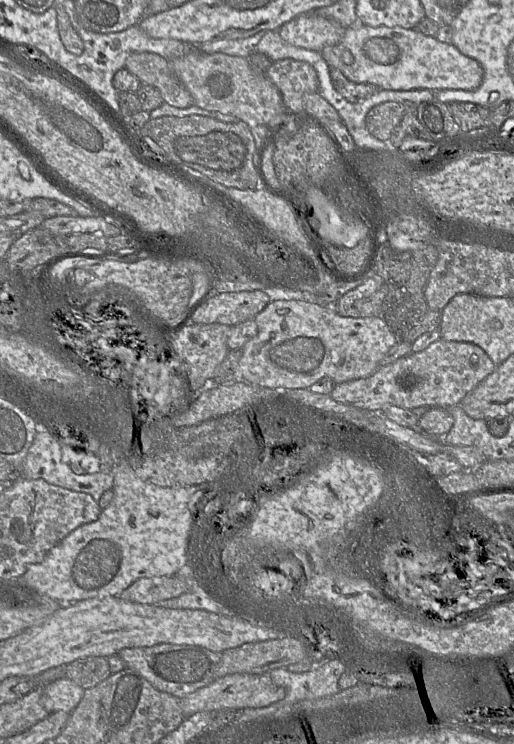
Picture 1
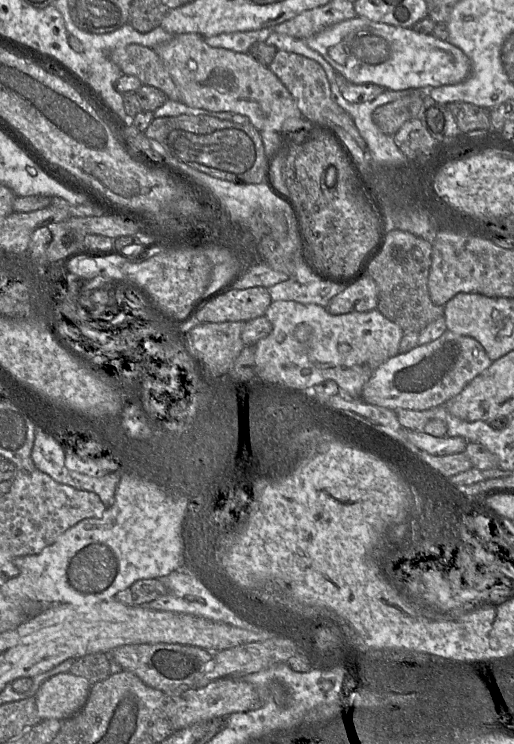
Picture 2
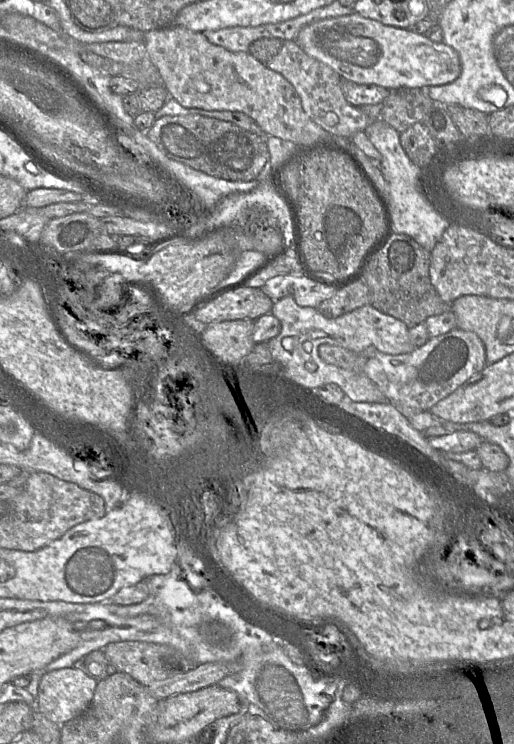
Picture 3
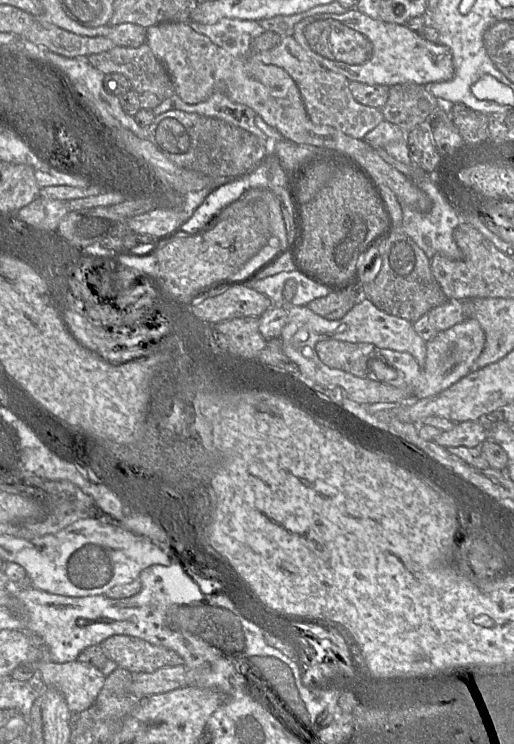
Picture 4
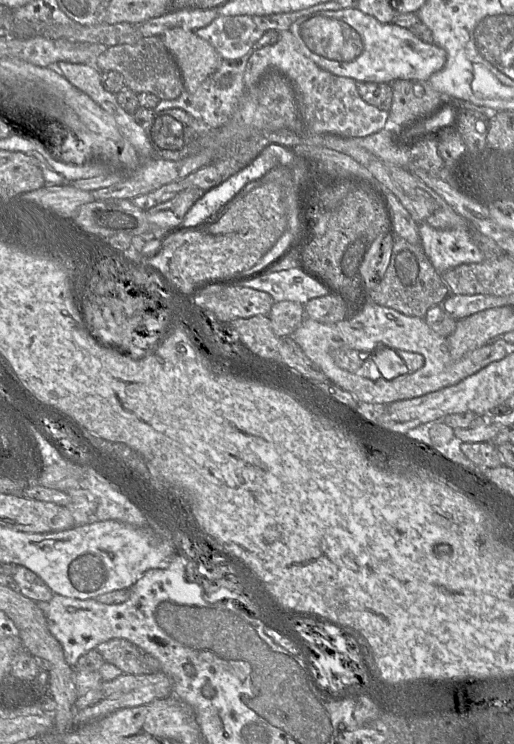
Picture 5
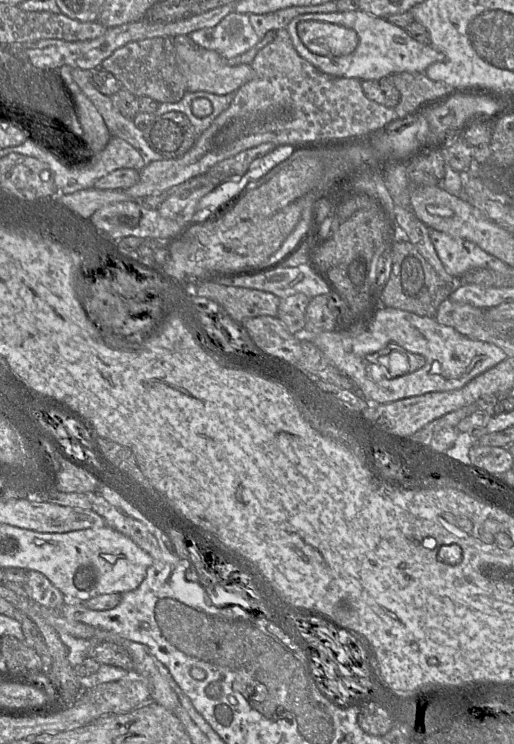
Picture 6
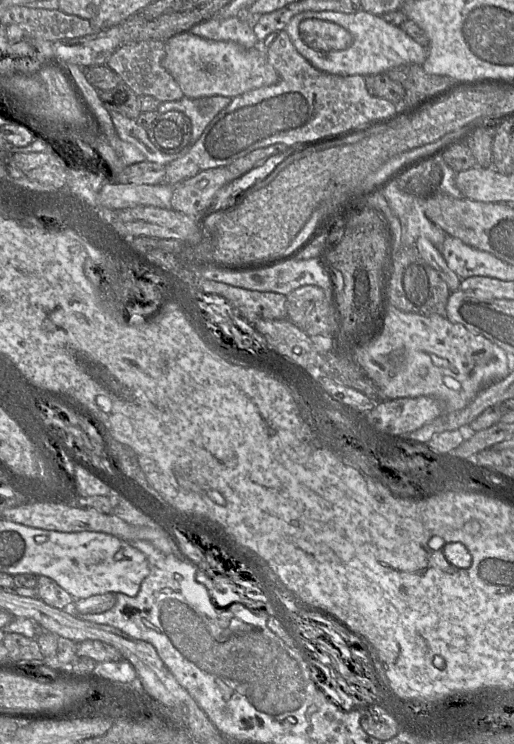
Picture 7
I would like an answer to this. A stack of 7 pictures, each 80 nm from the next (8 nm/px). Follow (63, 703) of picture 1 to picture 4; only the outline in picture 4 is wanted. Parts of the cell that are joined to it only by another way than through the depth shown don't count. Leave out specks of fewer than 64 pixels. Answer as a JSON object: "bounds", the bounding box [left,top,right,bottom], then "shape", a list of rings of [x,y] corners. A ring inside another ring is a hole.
{"bounds":[37,661,106,715],"shape":[[[38,661],[37,669],[47,687],[54,687],[62,693],[72,715],[81,713],[94,704],[106,679],[99,669],[83,665],[77,661],[61,664]]]}

